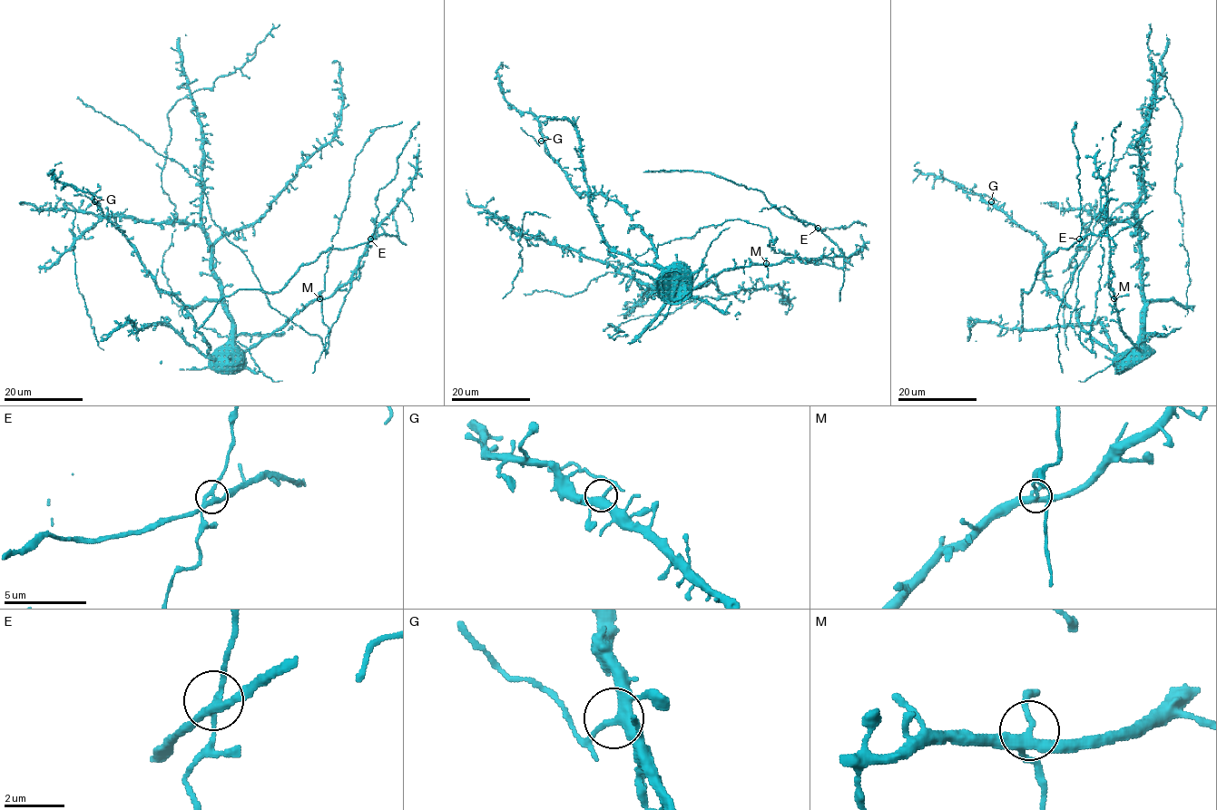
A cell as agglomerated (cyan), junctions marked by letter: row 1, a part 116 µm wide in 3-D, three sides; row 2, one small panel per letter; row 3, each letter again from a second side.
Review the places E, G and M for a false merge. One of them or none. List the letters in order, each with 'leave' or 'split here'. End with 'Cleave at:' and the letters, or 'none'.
E: split here
G: leave
M: leave
Cleave at: E

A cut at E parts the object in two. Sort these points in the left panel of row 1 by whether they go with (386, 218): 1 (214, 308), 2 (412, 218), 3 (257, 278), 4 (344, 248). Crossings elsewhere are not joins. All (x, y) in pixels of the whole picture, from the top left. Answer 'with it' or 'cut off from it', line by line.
1: cut off from it
2: with it
3: with it
4: cut off from it

